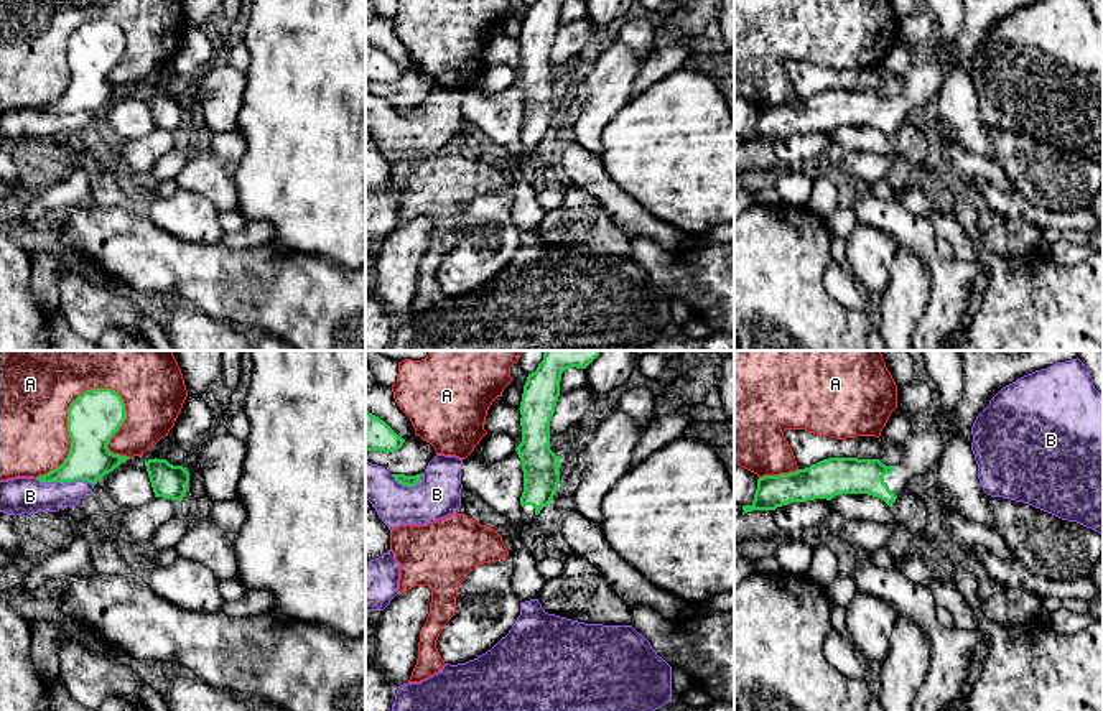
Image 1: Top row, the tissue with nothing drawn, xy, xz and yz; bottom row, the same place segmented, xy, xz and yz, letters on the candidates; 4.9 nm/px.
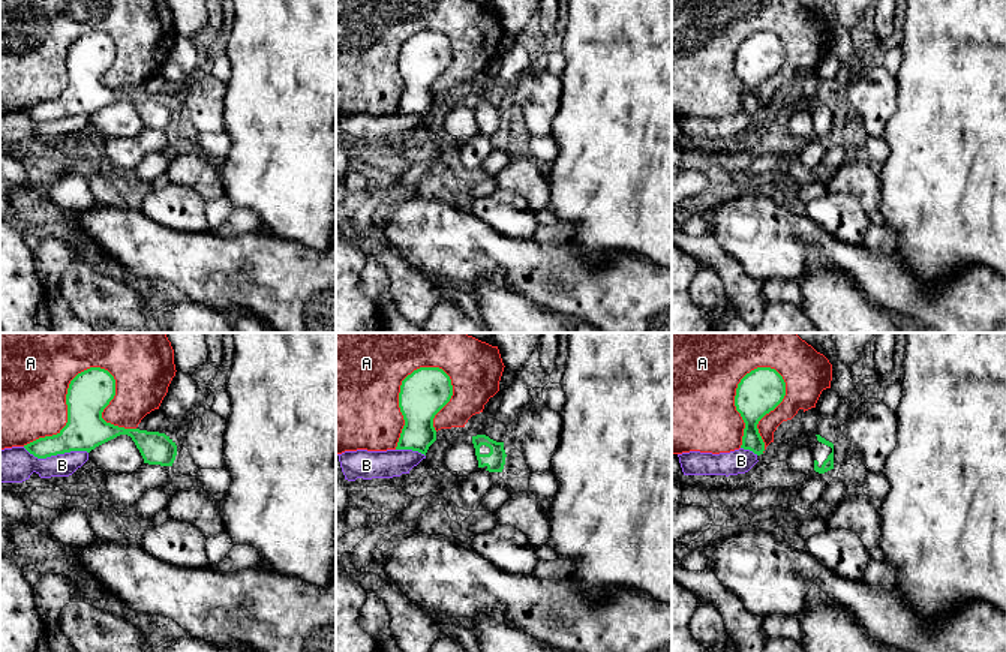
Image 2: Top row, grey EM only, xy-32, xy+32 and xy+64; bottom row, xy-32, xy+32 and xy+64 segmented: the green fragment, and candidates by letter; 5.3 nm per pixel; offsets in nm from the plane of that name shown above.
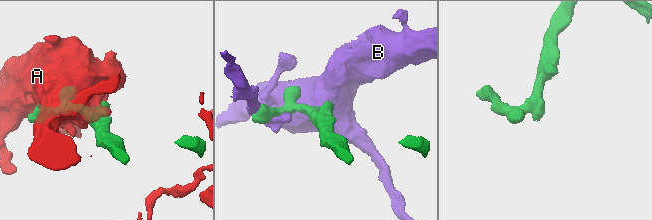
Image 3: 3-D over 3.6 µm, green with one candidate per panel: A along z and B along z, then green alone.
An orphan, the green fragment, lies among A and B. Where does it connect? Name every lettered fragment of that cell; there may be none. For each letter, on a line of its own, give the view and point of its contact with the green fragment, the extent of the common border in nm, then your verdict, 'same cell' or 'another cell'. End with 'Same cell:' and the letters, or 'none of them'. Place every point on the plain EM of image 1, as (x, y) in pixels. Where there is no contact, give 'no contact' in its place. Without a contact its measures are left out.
A: meets green in xy at (68, 56); contact 600 nm long; another cell
B: meets green in xy at (66, 112); contact 280 nm long; another cell
Same cell: none of them

